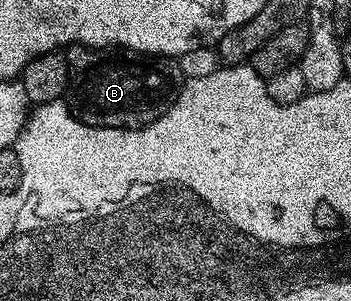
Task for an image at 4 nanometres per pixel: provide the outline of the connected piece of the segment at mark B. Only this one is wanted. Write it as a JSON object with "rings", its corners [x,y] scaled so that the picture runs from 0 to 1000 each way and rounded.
{"rings":[[[202,146],[185,163],[199,249],[197,329],[222,395],[276,425],[410,425],[444,405],[496,349],[521,256],[507,256],[507,226],[493,196],[470,186],[419,186],[368,166],[311,159],[251,159],[239,146]]]}

